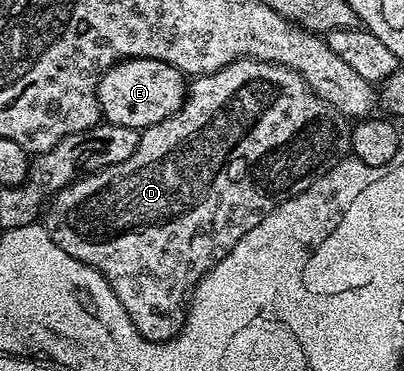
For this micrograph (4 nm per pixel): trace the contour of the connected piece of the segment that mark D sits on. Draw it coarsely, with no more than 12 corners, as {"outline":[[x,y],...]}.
{"outline":[[298,72],[193,77],[42,225],[165,342],[193,288],[352,154]]}

